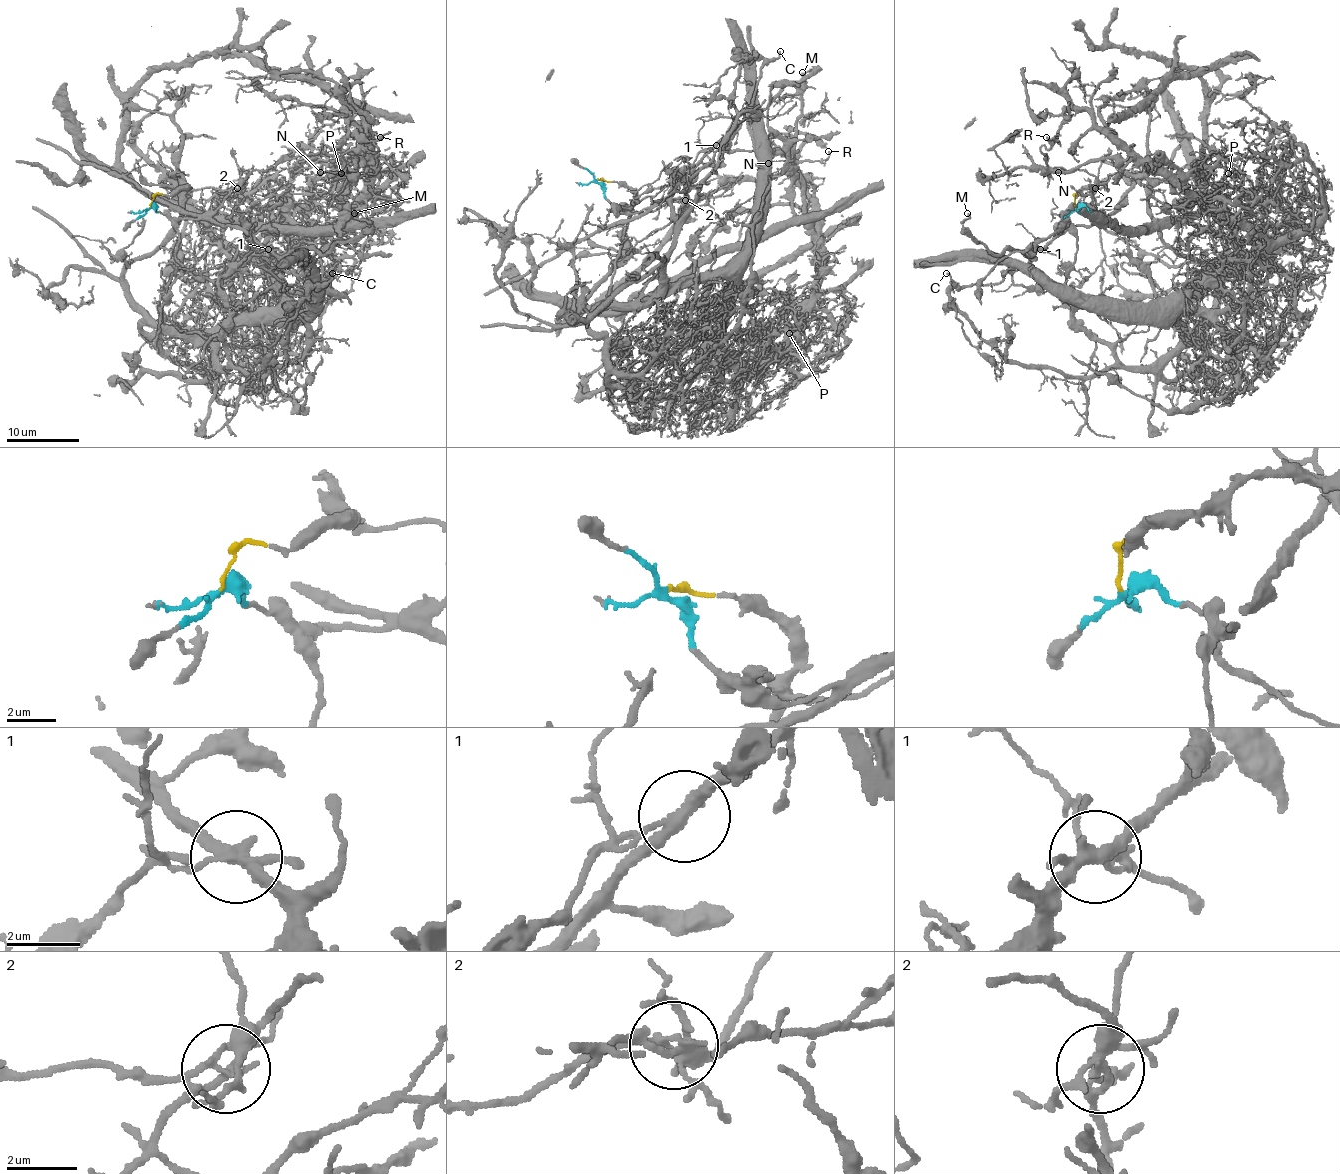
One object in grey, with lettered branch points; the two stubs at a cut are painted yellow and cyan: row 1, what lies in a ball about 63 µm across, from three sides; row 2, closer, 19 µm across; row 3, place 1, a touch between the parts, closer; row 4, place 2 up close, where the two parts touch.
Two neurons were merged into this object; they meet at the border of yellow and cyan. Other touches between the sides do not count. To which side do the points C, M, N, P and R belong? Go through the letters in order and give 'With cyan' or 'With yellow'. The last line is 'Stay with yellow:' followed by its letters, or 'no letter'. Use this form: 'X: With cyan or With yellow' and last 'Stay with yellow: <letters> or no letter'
C: With cyan
M: With cyan
N: With yellow
P: With yellow
R: With cyan
Stay with yellow: N, P

